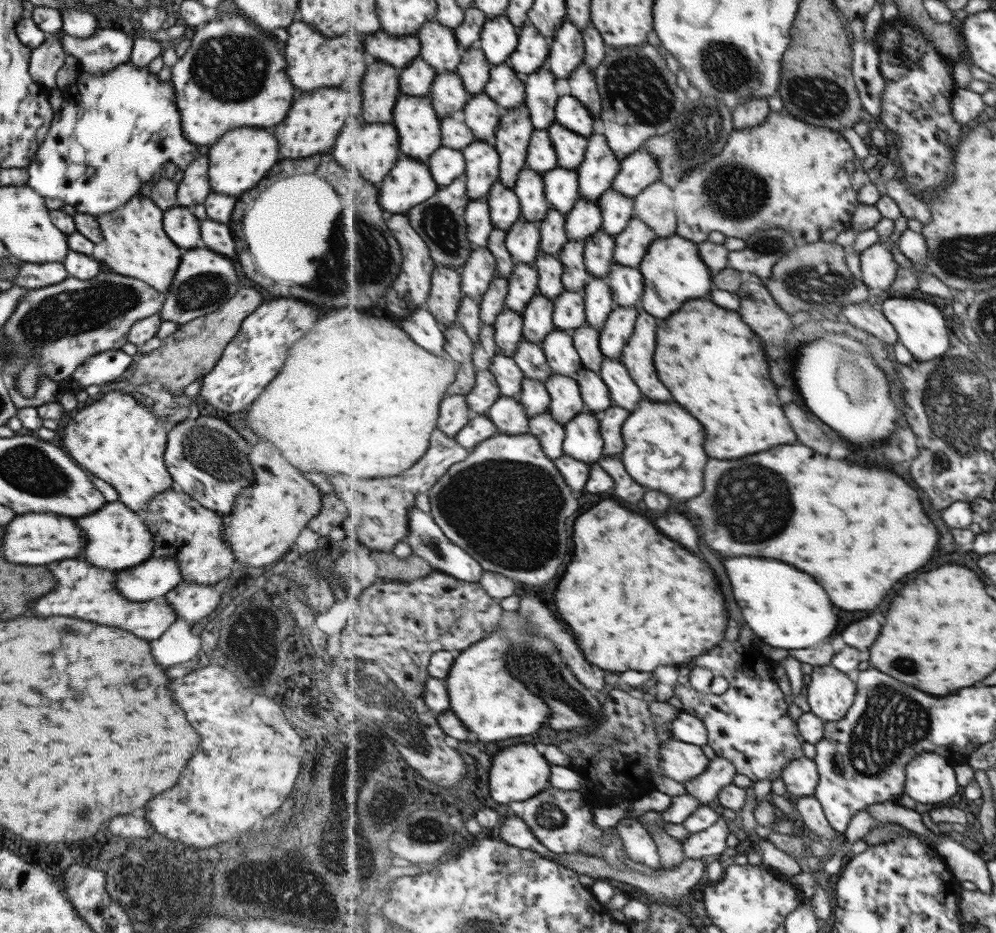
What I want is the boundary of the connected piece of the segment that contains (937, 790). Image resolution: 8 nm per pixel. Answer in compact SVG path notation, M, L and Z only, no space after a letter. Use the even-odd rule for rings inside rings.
M934 752L919 754L907 766L906 794L923 804L945 804L957 799L959 784L948 758Z

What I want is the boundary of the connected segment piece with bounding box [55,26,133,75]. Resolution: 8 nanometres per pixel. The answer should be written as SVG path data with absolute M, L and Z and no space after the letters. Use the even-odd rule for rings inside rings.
M102 26L89 38L75 38L62 34L62 32L55 32L55 34L60 38L66 54L74 56L80 62L81 72L83 73L99 74L129 61L133 39L119 29L106 29Z

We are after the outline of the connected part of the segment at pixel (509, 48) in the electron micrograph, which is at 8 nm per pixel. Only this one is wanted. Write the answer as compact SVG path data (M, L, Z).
M506 16L489 18L482 30L479 46L493 66L509 62L518 49L520 33Z

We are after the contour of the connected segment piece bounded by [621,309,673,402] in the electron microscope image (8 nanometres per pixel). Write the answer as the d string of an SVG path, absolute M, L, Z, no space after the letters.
M641 309L636 329L623 351L622 361L630 370L633 380L641 387L644 396L651 400L673 402L673 394L661 382L655 368L655 346L657 346L657 318Z

